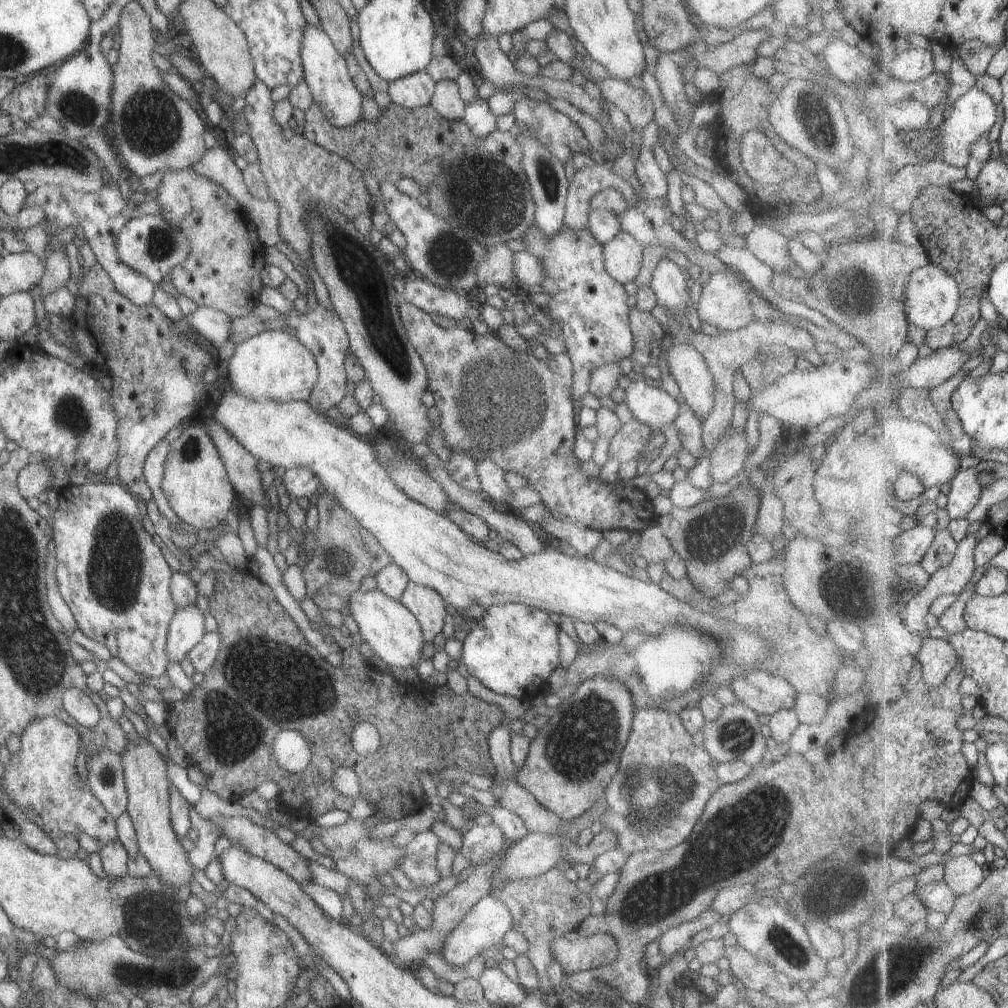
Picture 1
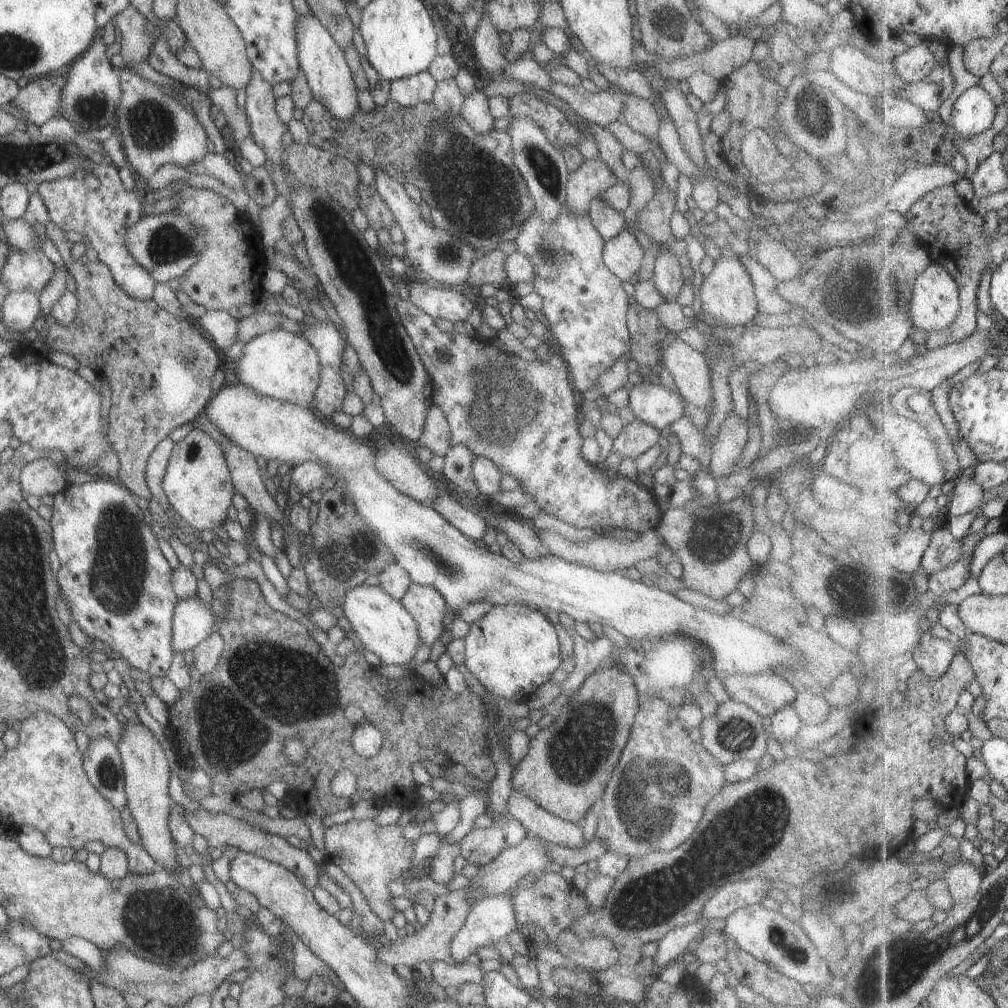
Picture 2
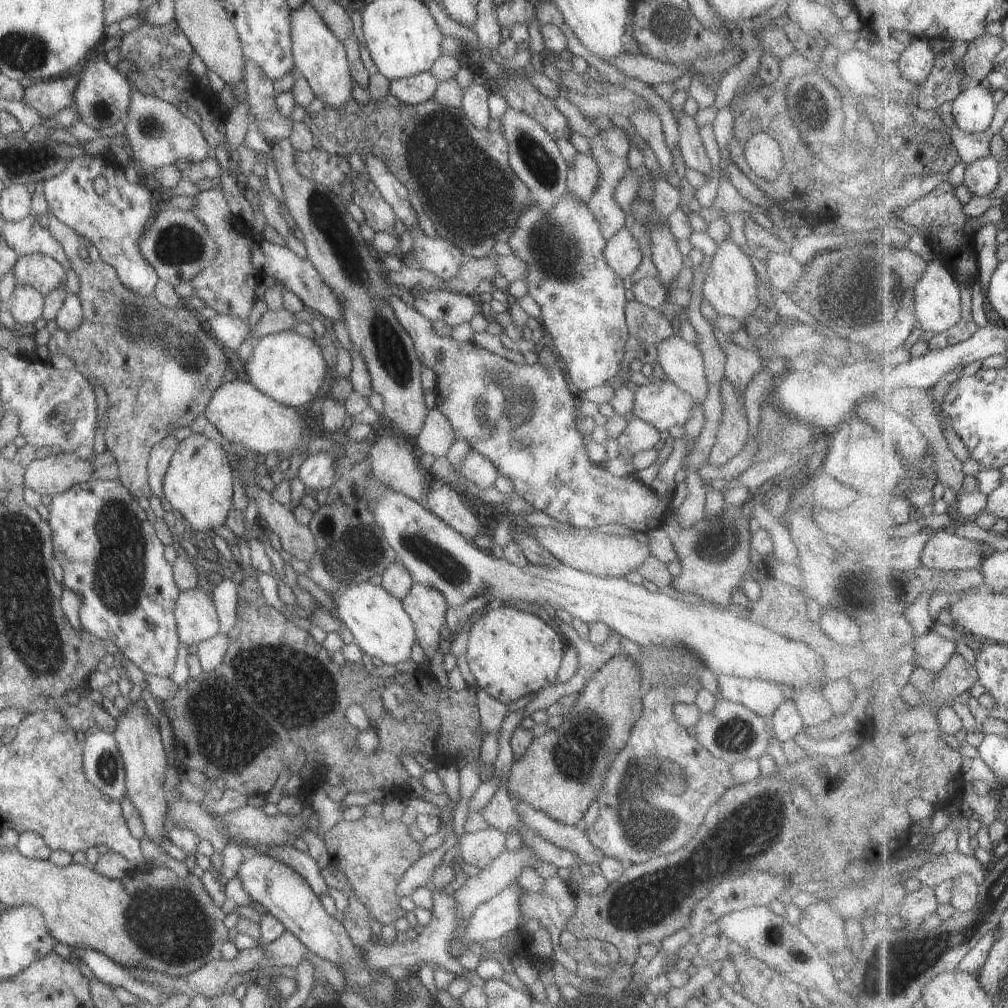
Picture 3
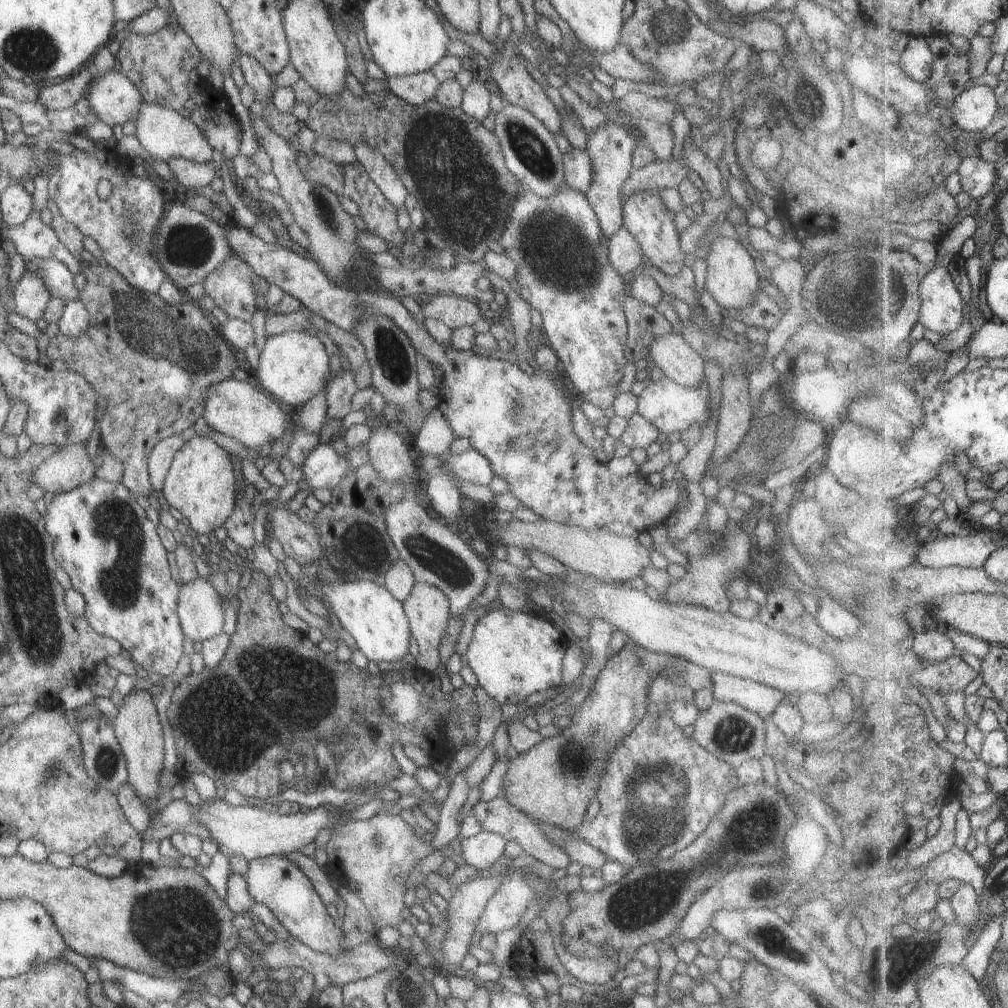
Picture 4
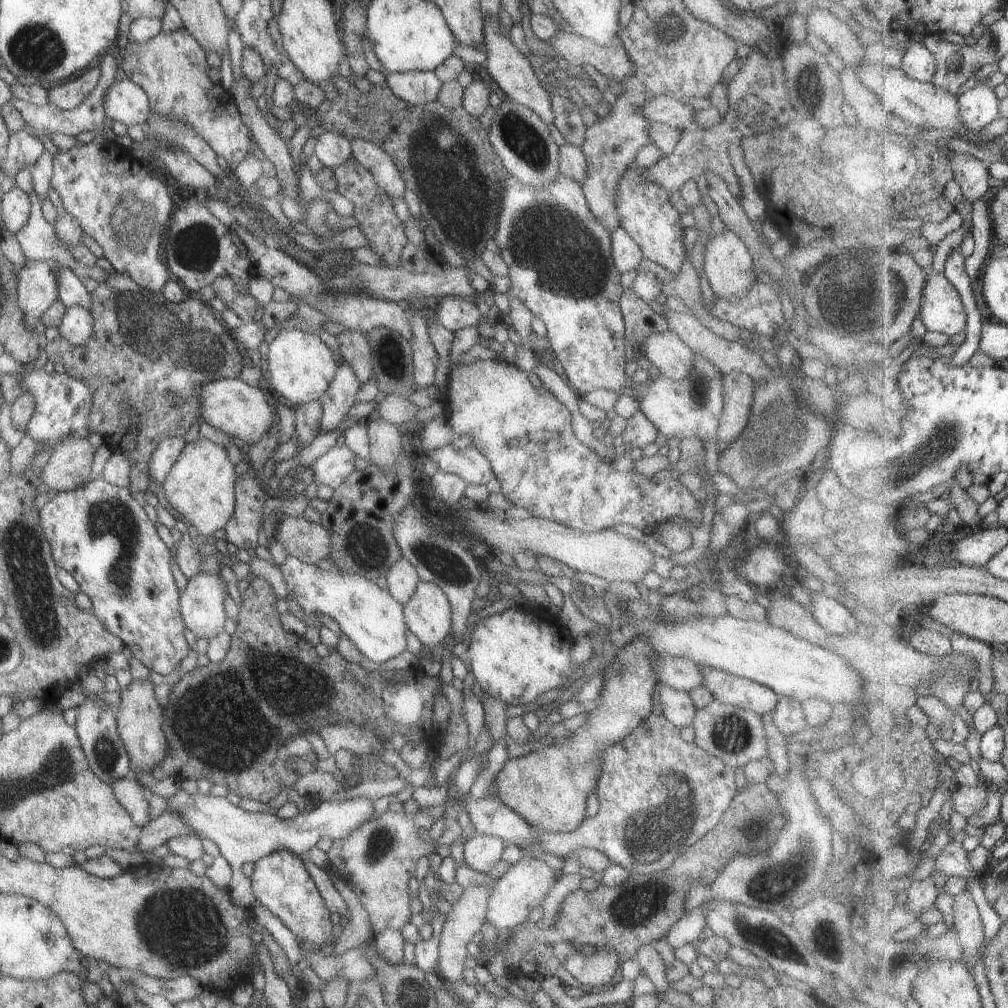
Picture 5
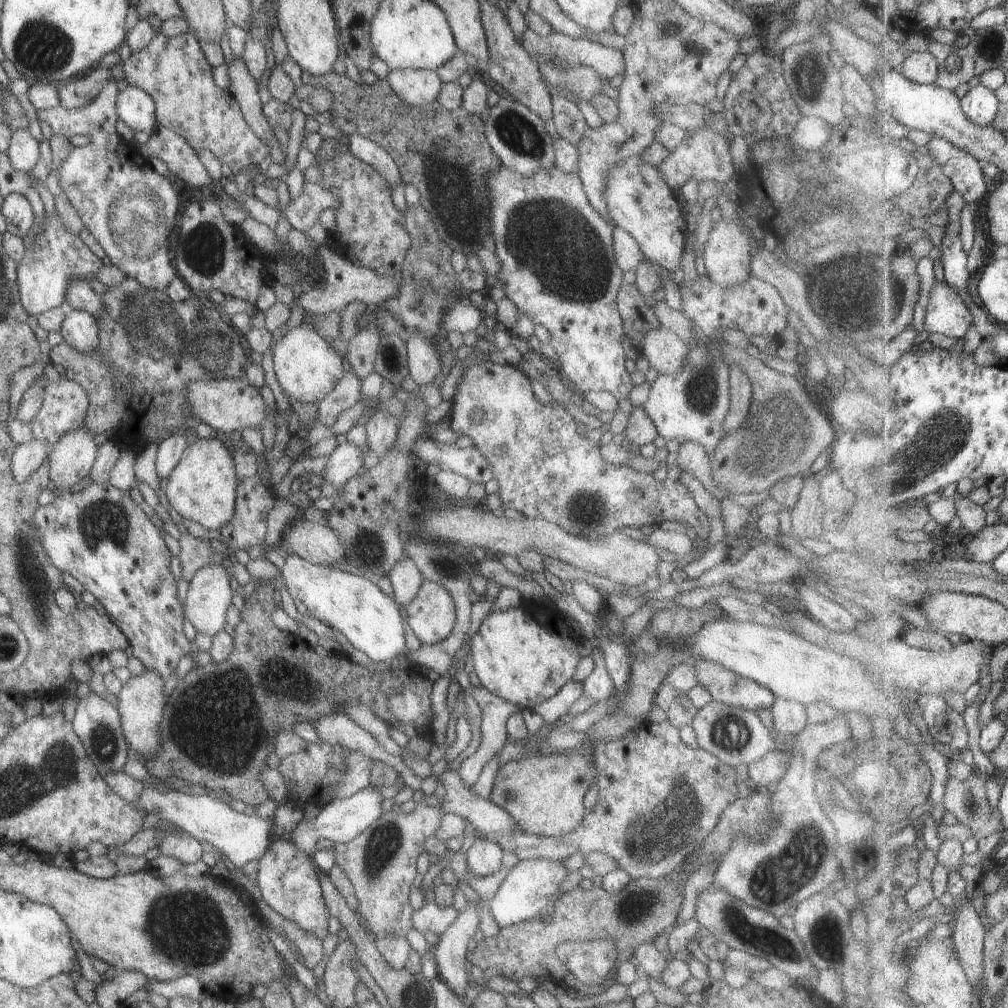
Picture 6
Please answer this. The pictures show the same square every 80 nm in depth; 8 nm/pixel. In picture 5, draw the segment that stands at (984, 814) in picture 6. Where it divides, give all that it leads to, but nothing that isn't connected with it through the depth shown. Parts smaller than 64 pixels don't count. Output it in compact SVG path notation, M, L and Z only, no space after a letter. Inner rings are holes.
M988 784L967 786L959 785L956 789L951 789L950 798L953 810L961 813L968 820L979 814L988 803Z

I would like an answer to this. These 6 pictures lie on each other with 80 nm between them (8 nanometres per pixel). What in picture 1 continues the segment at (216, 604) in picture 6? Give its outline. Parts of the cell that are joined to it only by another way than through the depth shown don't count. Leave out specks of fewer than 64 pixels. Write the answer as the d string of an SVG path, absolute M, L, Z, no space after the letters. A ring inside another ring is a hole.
M195 604L176 608L168 624L164 646L168 662L179 663L205 633L203 613Z

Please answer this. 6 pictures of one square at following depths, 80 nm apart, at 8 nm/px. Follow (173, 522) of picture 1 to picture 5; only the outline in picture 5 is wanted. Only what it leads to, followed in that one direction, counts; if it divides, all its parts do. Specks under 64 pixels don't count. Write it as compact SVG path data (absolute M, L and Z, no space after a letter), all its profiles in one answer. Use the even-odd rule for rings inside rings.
M165 437L149 455L146 470L149 478L159 487L185 443L182 437Z

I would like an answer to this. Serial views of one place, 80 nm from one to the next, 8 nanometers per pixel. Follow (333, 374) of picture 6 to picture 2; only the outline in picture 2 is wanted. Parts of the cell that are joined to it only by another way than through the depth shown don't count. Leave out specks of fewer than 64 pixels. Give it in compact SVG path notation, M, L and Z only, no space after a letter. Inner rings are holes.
M277 328L248 340L242 352L233 360L239 384L264 397L308 407L319 384L320 366L316 350L304 338Z

